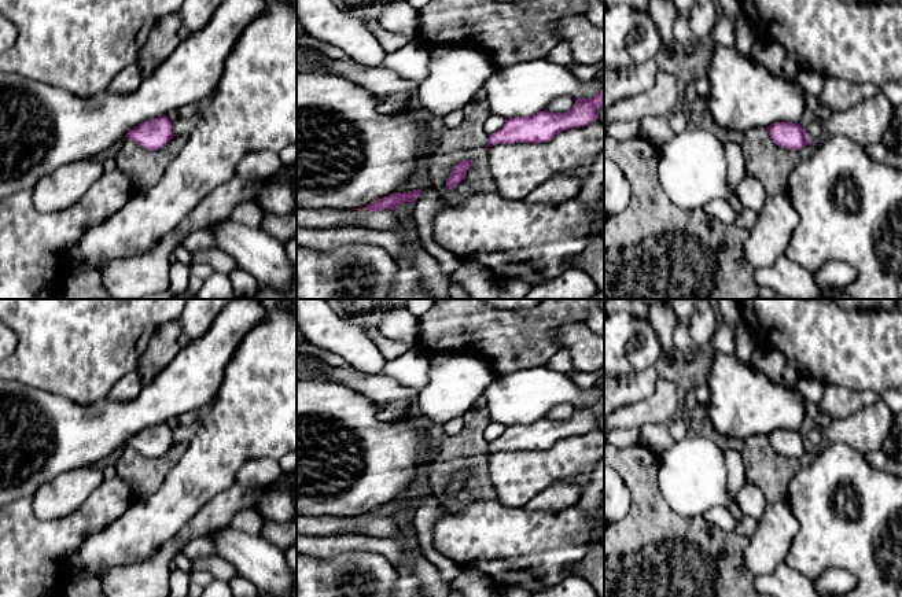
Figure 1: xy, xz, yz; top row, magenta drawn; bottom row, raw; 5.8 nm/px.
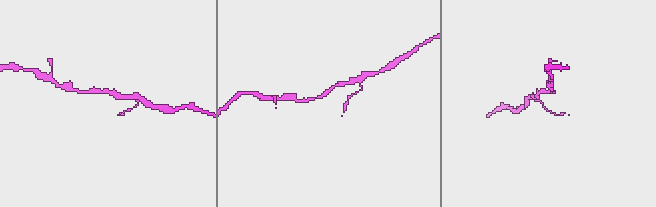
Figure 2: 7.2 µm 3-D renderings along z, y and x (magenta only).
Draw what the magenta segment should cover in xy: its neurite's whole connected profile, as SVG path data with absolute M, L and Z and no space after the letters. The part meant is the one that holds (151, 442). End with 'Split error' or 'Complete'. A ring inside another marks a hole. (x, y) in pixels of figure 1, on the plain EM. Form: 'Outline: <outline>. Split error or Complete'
Outline: M163 423L139 431L126 441L125 446L135 449L147 458L158 458L174 443L173 430Z. Complete

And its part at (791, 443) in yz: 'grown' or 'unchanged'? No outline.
unchanged

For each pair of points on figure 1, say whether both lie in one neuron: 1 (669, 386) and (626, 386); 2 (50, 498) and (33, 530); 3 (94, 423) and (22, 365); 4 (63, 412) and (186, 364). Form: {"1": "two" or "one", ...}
{"1": "two", "2": "two", "3": "two", "4": "one"}

